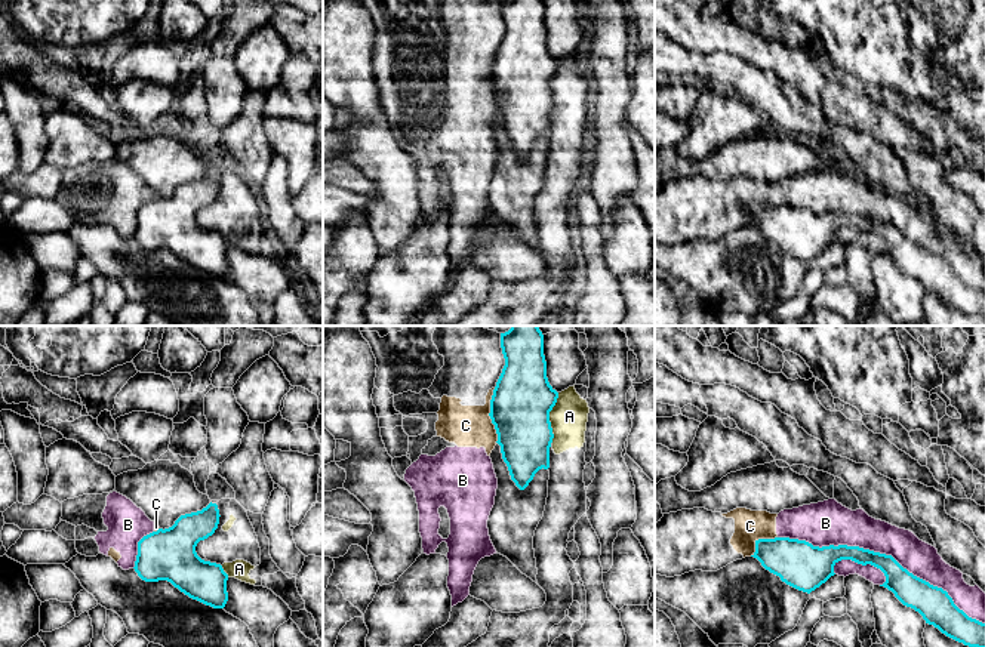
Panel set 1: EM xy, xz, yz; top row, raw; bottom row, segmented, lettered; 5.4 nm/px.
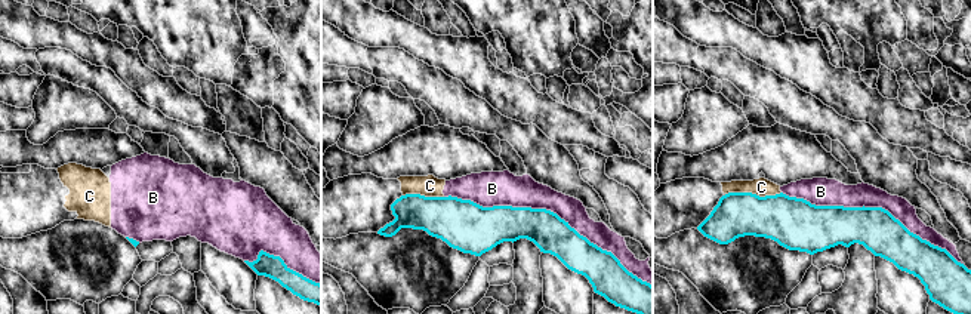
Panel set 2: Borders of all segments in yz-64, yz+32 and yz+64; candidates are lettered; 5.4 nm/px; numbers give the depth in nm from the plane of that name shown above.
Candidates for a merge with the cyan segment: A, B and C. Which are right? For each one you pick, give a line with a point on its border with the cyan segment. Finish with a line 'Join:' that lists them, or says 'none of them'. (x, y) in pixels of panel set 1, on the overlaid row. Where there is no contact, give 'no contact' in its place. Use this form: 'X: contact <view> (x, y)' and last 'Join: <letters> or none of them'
Join: none of them

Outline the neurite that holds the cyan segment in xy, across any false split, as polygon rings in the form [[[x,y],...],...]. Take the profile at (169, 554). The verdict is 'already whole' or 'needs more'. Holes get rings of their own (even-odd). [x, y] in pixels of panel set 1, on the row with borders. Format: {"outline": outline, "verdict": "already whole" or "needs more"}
{"outline": [[[216,503],[181,515],[169,529],[158,529],[138,542],[135,571],[145,582],[167,580],[181,592],[213,609],[228,601],[228,574],[221,564],[201,560],[196,546],[219,524]]], "verdict": "already whole"}

